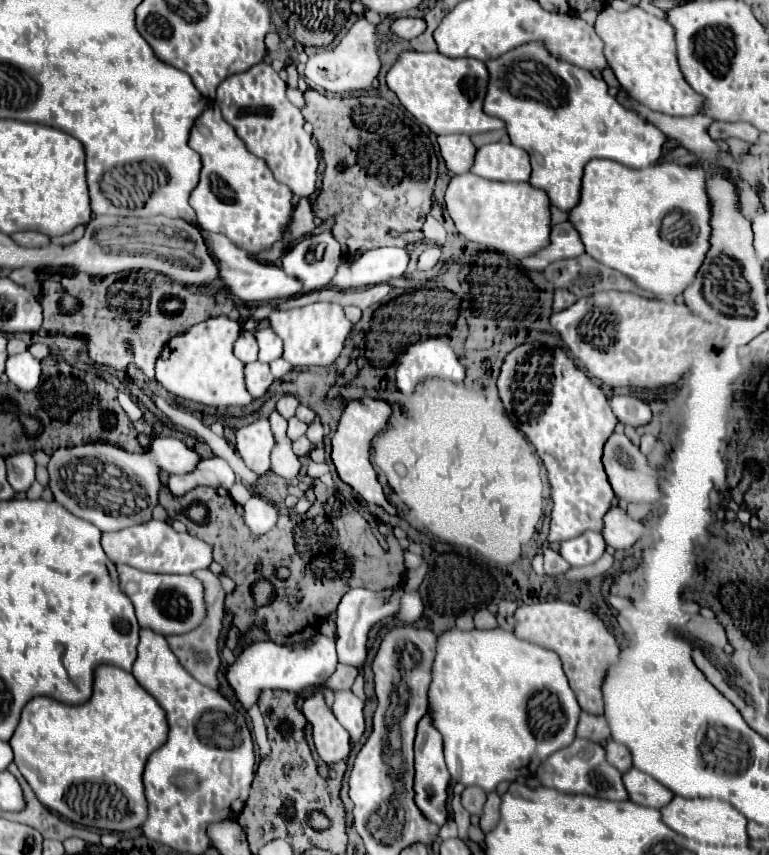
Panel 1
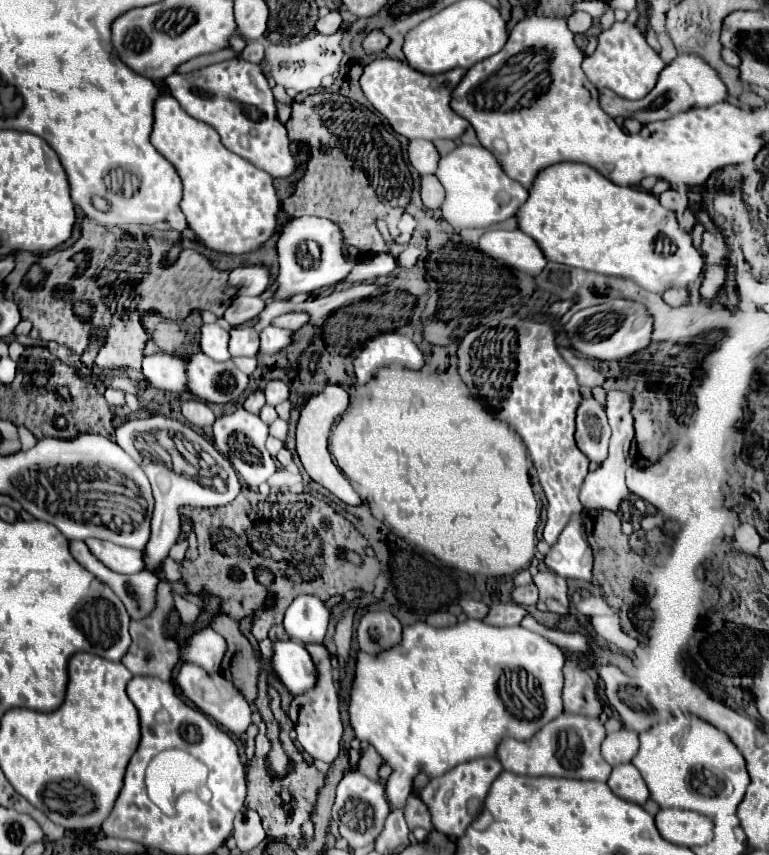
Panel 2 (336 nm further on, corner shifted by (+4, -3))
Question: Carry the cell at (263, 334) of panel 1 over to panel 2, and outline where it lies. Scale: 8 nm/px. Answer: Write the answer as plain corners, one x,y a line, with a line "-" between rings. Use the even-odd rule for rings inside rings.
232,327
228,351
232,357
254,357
258,353
258,333
252,327

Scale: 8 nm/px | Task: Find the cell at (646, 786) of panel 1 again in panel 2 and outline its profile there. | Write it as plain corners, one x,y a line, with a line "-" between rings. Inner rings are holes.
632,763
612,767
608,785
620,799
626,799
632,803
644,805
650,799
650,791
648,791
642,775
638,773
638,769

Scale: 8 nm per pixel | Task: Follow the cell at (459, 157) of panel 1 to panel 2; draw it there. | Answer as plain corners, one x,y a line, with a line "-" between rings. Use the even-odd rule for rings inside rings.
412,139
408,143
408,159
410,159
410,165
420,173
420,175
426,175
426,173
434,173
436,167
438,167
438,151
436,147
430,143
430,141
424,141
424,139

